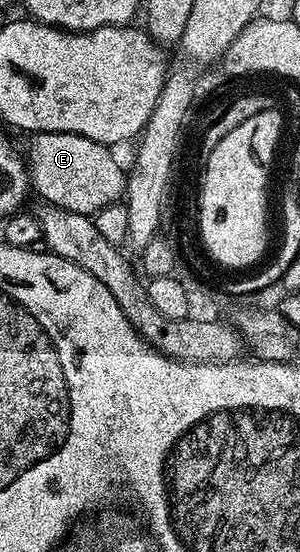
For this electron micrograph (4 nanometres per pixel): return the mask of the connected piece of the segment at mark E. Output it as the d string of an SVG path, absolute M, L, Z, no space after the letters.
M40 134L30 135L31 143L27 146L25 161L30 185L44 199L44 203L59 206L69 212L94 216L106 206L114 206L125 194L125 170L119 167L119 162L114 158L112 147L102 146L97 140L89 140L85 136L76 134Z

